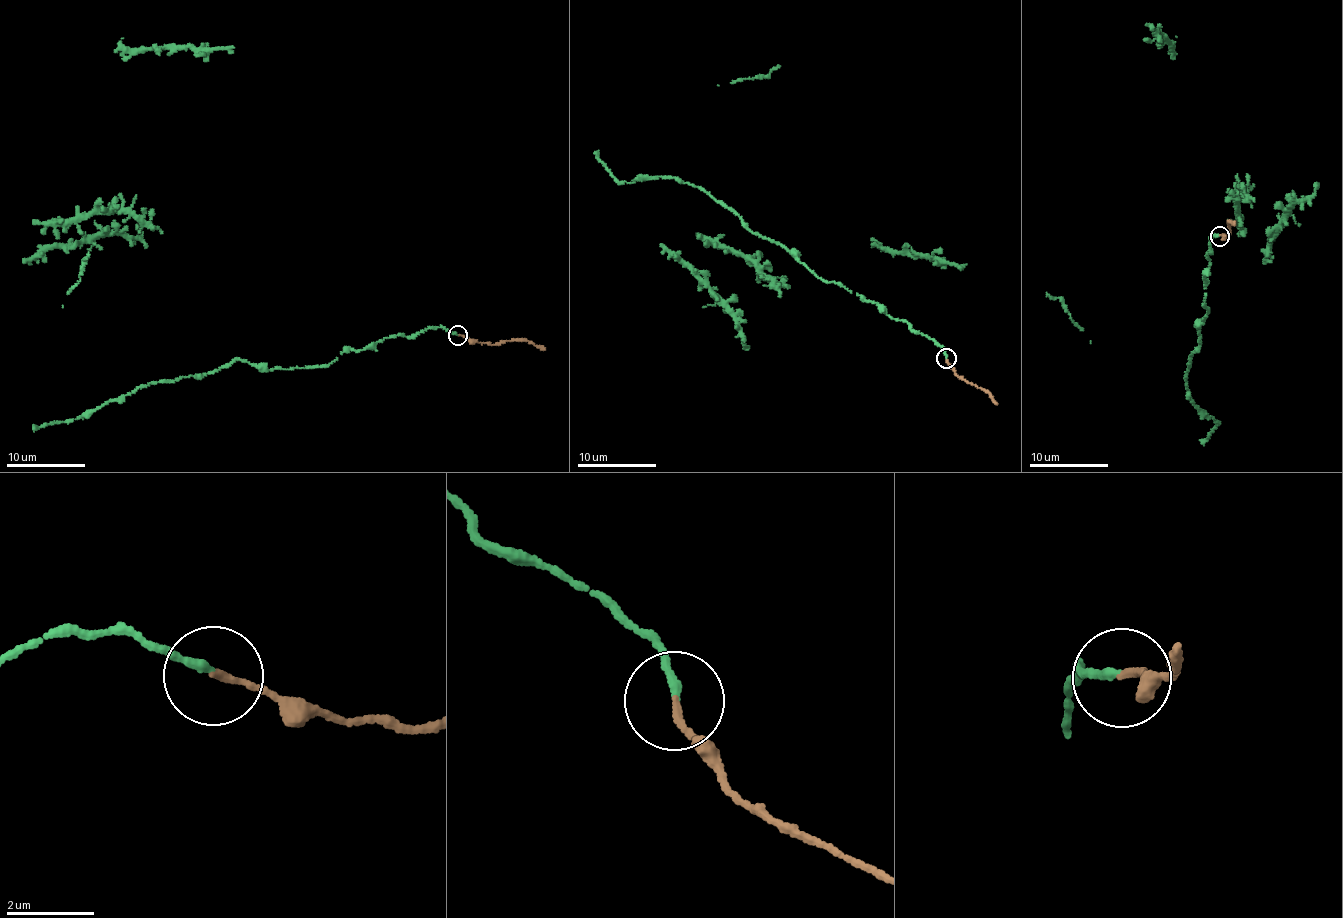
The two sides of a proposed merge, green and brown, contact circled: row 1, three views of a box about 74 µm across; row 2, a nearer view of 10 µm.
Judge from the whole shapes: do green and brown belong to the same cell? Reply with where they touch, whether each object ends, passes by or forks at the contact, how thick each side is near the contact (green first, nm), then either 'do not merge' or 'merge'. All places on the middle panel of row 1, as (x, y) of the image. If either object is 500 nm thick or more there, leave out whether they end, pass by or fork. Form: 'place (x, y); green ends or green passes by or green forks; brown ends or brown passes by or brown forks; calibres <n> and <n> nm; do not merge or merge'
place (946, 358); green ends; brown ends; calibres 170 and 140 nm; do not merge

